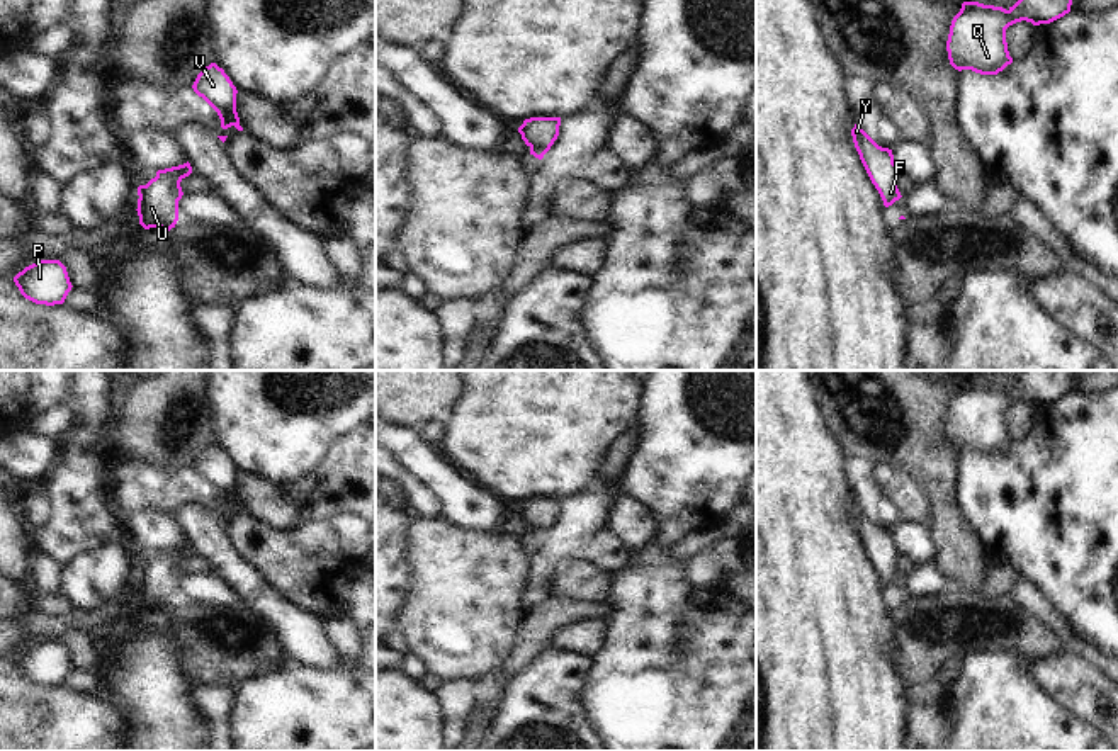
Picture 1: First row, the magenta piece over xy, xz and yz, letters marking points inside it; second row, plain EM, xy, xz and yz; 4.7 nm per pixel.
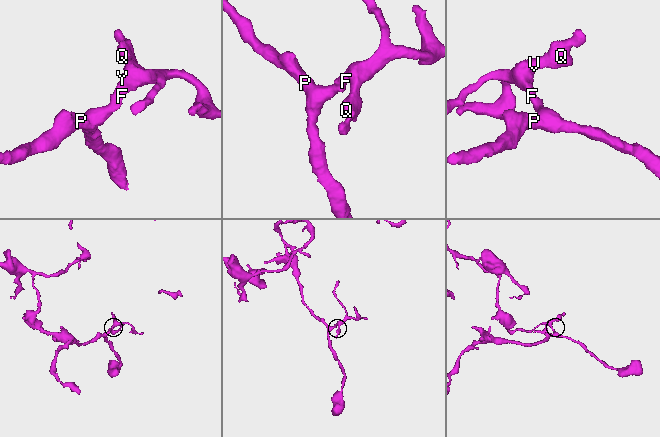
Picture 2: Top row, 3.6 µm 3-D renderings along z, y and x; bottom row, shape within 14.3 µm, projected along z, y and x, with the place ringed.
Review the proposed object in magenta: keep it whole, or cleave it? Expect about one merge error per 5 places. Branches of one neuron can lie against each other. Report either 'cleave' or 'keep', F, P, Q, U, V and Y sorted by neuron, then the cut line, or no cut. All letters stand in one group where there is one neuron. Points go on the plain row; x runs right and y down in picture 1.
keep; groups F P Q U V Y; cut none

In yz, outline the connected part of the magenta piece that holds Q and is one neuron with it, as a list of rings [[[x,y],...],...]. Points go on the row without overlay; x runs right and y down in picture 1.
[[[1026,370],[1008,391],[963,382],[946,421],[950,445],[958,452],[997,455],[1013,443],[1006,409],[1021,401],[1033,406],[1050,404],[1070,392],[1072,379],[1069,370]]]

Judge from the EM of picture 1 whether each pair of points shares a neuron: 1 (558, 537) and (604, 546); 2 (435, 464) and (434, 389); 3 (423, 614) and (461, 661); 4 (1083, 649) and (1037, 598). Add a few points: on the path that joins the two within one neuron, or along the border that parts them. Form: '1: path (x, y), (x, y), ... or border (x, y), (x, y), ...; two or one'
1: border (604, 527), (578, 558); two
2: border (393, 423), (417, 427); two
3: path (435, 626), (459, 649); one
4: path (1071, 638), (1044, 610); one

